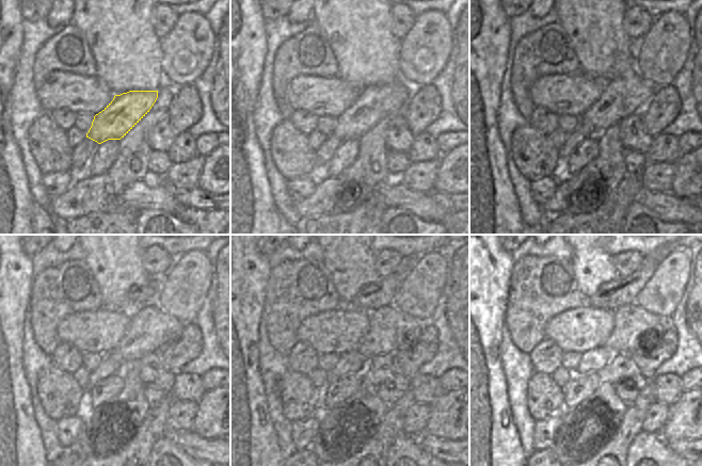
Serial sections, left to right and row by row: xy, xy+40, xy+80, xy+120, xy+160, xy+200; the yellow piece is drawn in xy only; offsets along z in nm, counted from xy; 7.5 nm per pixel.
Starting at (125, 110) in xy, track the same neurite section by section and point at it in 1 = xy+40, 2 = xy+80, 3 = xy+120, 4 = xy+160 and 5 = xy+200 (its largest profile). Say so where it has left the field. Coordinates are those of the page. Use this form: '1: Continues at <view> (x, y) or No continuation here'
1: Continues at xy+40 (373, 103)
2: Continues at xy+80 (626, 94)
3: Continues at xy+120 (150, 328)
4: Continues at xy+160 (388, 325)
5: Continues at xy+200 (632, 321).

